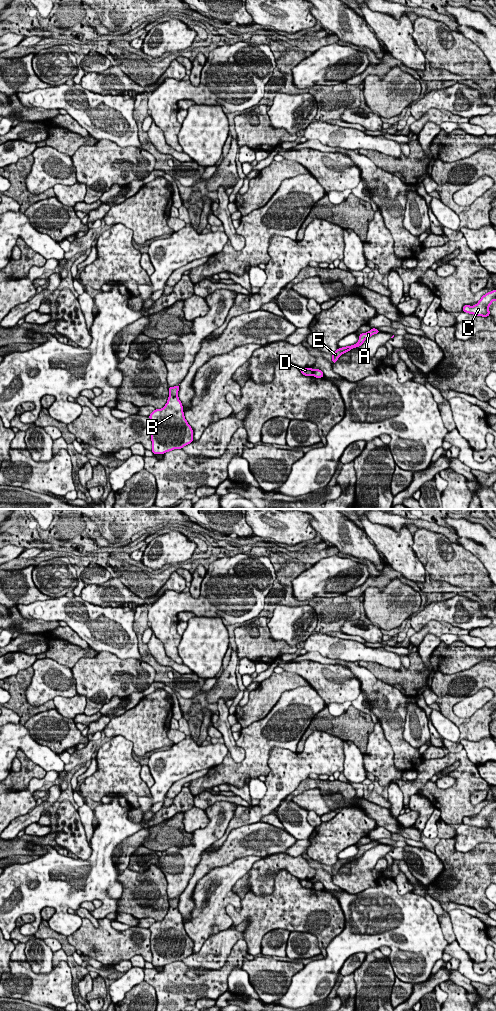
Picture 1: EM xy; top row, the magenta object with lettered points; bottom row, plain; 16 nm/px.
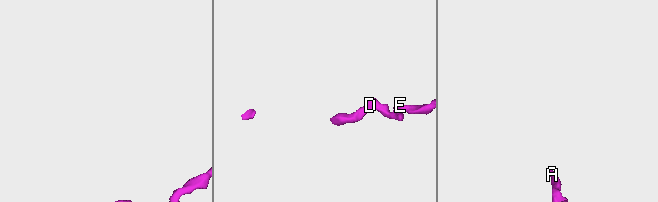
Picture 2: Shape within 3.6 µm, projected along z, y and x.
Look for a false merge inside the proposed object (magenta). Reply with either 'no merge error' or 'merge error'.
merge error

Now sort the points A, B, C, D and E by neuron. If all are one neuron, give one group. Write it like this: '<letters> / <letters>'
A C E / B D

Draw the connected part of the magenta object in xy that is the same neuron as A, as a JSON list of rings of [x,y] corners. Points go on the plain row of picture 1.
[[[372,840],[370,843],[366,844],[366,845],[360,846],[360,847],[359,847],[359,852],[358,852],[358,854],[357,854],[356,856],[351,857],[351,858],[346,858],[346,859],[338,860],[338,861],[332,866],[332,874],[333,874],[333,875],[336,875],[337,872],[338,872],[338,870],[339,870],[342,866],[344,866],[344,865],[350,863],[350,862],[353,861],[353,860],[356,860],[356,859],[361,858],[361,857],[364,855],[364,853],[365,853],[366,851],[368,851],[368,850],[371,849],[372,847],[377,846],[377,845],[379,845],[379,844],[380,844],[379,842],[377,842],[377,841],[375,841],[375,840]]]

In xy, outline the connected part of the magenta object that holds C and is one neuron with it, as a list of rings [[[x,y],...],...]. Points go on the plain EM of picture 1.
[[[493,802],[483,807],[476,817],[464,817],[463,824],[487,829],[490,827],[489,818],[492,816],[493,813],[496,813],[496,802]]]

